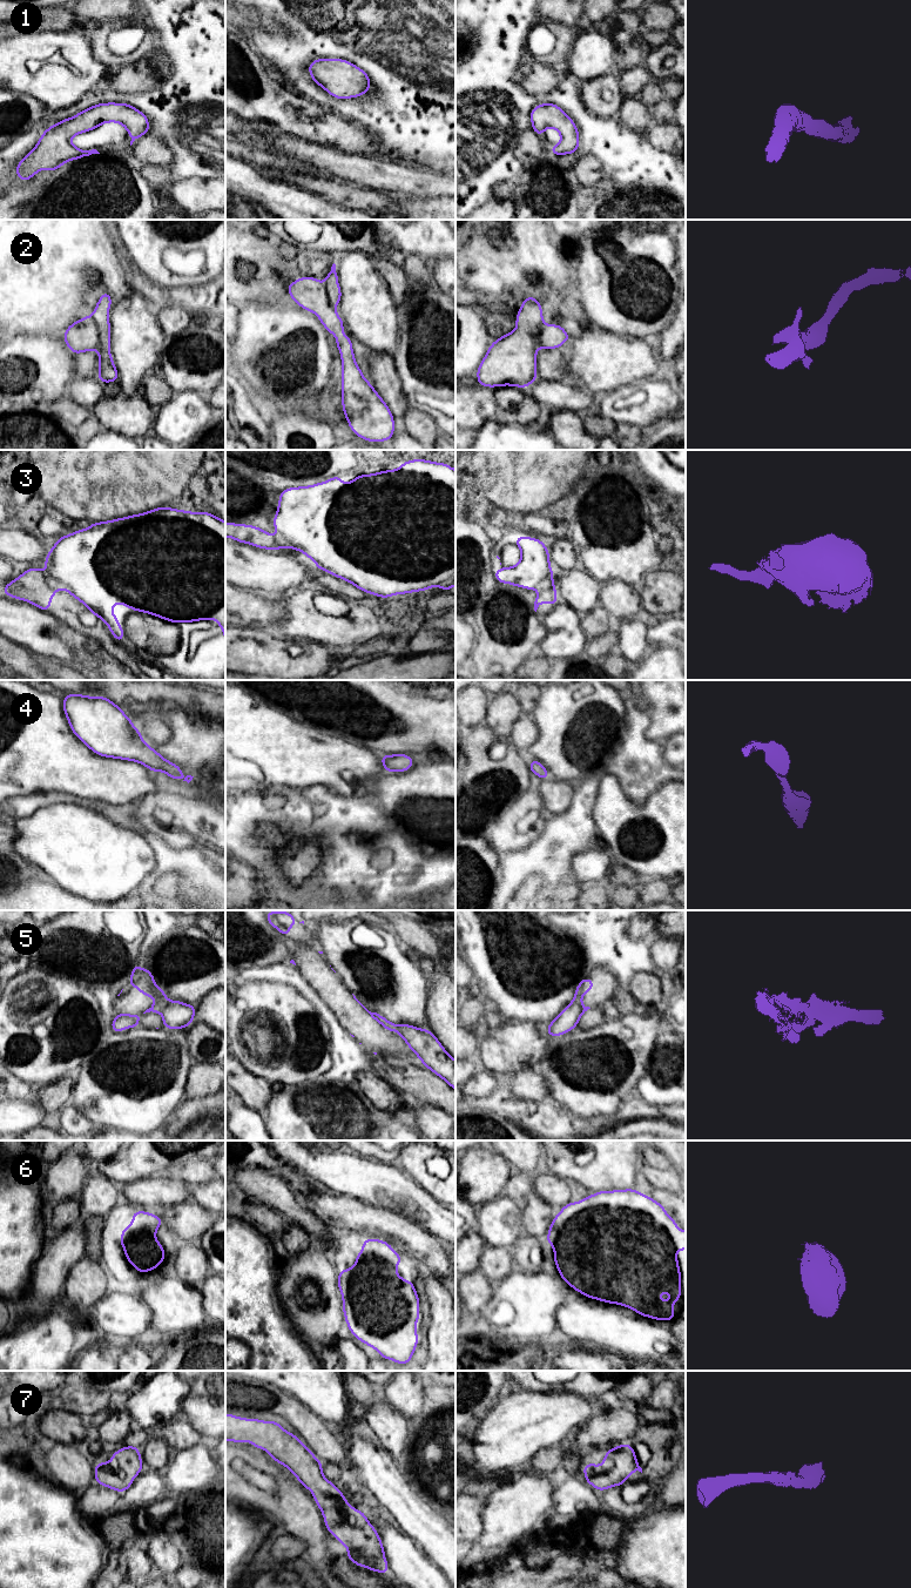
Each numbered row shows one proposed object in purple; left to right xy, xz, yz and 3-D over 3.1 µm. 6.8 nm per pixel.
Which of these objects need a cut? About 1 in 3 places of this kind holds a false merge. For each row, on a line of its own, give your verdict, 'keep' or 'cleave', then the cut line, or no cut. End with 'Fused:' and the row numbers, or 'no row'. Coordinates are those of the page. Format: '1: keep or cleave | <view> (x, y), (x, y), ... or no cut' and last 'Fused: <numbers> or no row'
1: keep | no cut
2: cleave | xy (92, 317), (98, 330), (98, 348)
3: cleave | xy (44, 573), (58, 587)
4: keep | no cut
5: cleave | yz (572, 1002), (580, 1007), (580, 1016), (577, 1021)
6: keep | no cut
7: keep | no cut
Fused: 2, 3, 5

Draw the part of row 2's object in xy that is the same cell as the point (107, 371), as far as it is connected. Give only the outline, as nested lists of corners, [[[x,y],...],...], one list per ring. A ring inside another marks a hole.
[[[106,290],[99,298],[99,303],[94,308],[93,319],[99,330],[99,374],[97,378],[104,384],[119,379],[119,372],[112,359],[110,348],[110,323],[108,322],[108,311],[112,298]]]

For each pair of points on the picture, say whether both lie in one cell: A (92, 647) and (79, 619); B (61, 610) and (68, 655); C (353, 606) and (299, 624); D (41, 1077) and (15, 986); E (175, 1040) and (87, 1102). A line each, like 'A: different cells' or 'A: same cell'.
A: different cells
B: different cells
C: same cell
D: same cell
E: same cell

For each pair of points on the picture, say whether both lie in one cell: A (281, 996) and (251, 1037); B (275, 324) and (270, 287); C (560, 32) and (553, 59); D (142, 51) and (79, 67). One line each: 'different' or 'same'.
A: same
B: different
C: same
D: different

